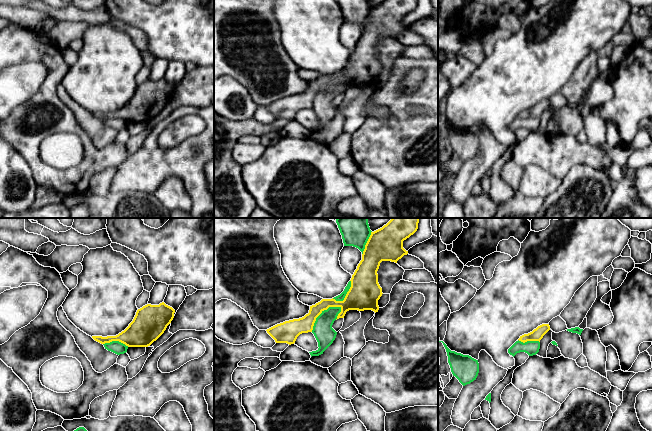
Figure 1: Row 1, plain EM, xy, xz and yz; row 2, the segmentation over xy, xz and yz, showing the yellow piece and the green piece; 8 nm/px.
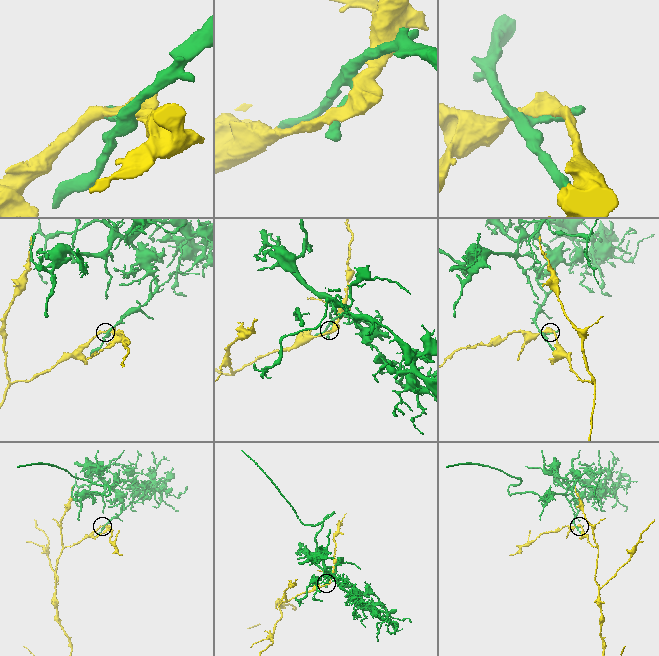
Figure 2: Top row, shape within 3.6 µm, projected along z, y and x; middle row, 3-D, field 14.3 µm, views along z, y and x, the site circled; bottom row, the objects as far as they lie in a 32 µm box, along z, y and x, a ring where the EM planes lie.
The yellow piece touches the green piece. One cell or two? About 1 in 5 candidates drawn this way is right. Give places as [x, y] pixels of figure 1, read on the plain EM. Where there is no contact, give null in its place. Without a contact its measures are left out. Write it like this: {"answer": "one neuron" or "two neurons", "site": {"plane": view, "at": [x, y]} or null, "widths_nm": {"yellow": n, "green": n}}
{"answer": "two neurons", "site": {"plane": "xz", "at": [321, 88]}, "widths_nm": {"yellow": 140, "green": 160}}

